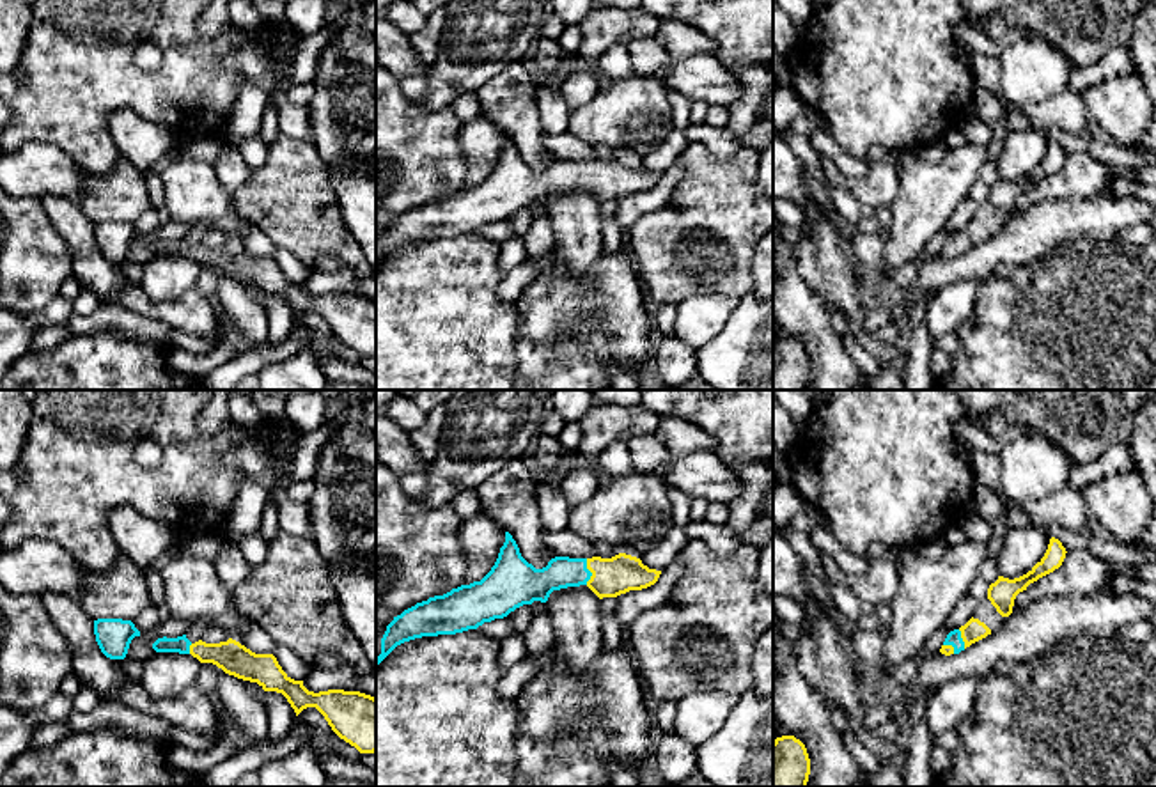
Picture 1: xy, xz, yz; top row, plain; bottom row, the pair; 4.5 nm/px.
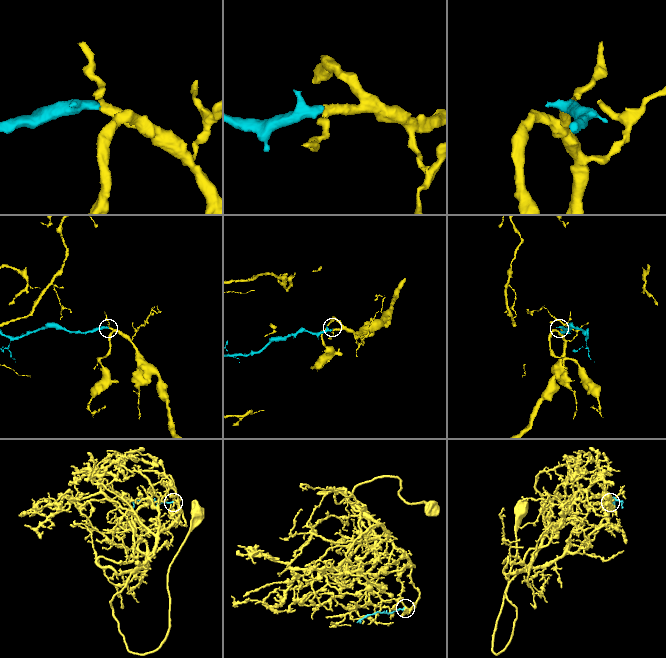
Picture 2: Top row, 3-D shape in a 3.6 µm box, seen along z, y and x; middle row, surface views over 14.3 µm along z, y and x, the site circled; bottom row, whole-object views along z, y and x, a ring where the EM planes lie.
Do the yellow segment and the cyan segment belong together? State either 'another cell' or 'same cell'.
same cell

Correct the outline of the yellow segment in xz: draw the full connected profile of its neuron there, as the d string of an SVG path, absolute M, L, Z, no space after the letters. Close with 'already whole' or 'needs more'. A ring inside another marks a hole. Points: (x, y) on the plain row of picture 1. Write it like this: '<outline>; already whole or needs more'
M509 135L491 174L470 188L452 191L404 213L387 229L376 269L401 246L477 232L523 207L546 206L553 193L587 188L599 202L654 188L661 174L619 156L612 161L555 160L546 170L528 167Z; needs more

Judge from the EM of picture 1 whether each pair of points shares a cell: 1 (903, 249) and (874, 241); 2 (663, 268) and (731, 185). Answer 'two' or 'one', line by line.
1: two
2: one

